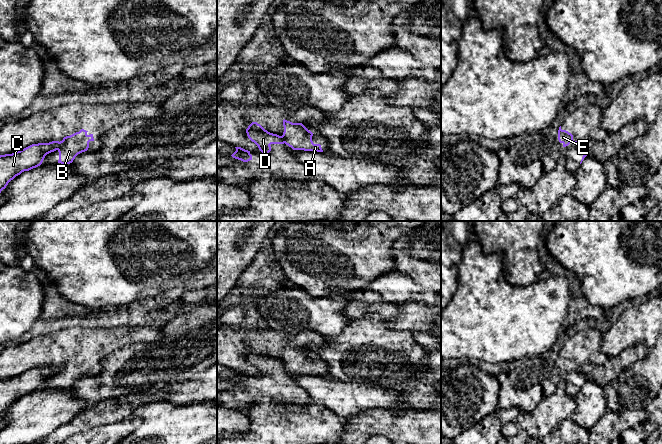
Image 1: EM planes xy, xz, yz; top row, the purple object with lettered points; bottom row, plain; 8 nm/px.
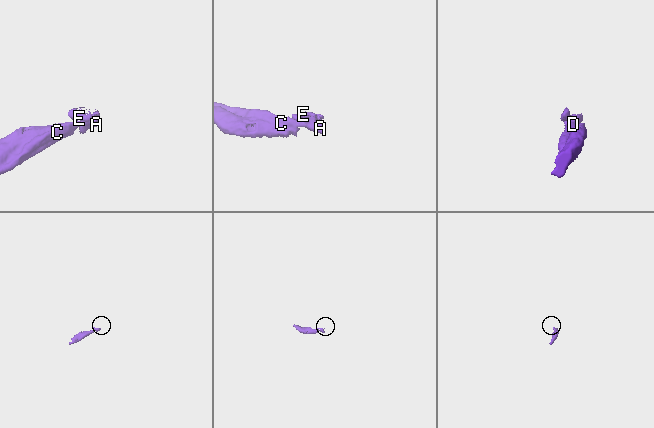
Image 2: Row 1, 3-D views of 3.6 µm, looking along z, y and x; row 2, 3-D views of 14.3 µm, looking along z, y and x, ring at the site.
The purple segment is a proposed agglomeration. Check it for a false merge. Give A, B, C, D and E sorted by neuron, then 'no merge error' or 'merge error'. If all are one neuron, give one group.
A B E / C D; merge error

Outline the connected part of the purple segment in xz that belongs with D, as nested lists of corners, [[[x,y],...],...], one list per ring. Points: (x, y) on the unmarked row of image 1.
[[[252,346],[246,353],[246,357],[264,379],[269,379],[271,368],[284,368],[282,360],[268,356],[257,346]]]

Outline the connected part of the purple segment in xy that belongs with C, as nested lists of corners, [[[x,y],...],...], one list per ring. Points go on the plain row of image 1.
[[[52,365],[32,368],[12,378],[0,379],[0,417],[16,400],[40,390],[45,380],[59,371],[59,365]]]

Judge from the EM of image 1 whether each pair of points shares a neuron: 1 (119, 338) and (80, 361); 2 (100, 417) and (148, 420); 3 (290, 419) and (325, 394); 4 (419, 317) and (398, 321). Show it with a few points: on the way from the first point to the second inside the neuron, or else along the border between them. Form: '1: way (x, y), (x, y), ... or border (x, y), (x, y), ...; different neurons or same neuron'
1: way (109, 340), (99, 342), (90, 351); same neuron
2: border (135, 409), (129, 418); different neurons
3: border (311, 398), (335, 414); different neurons
4: way (414, 317), (403, 320); same neuron

